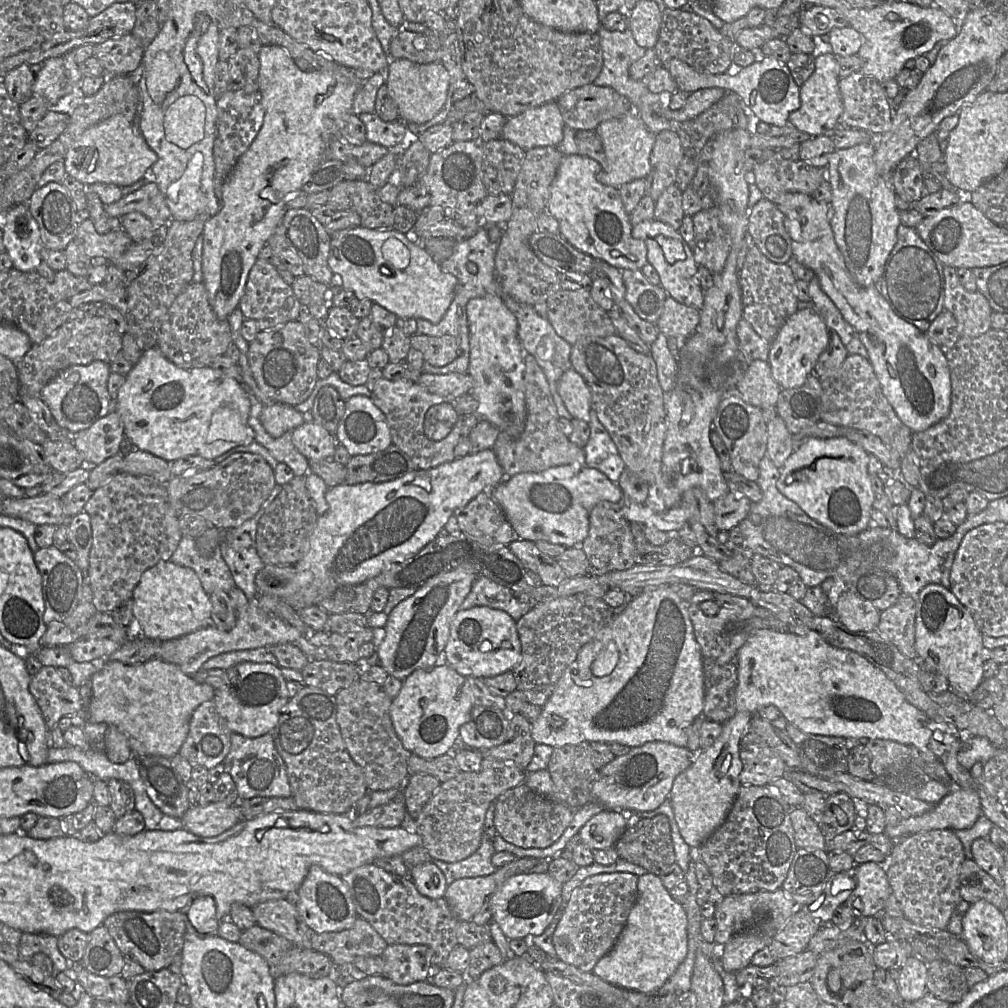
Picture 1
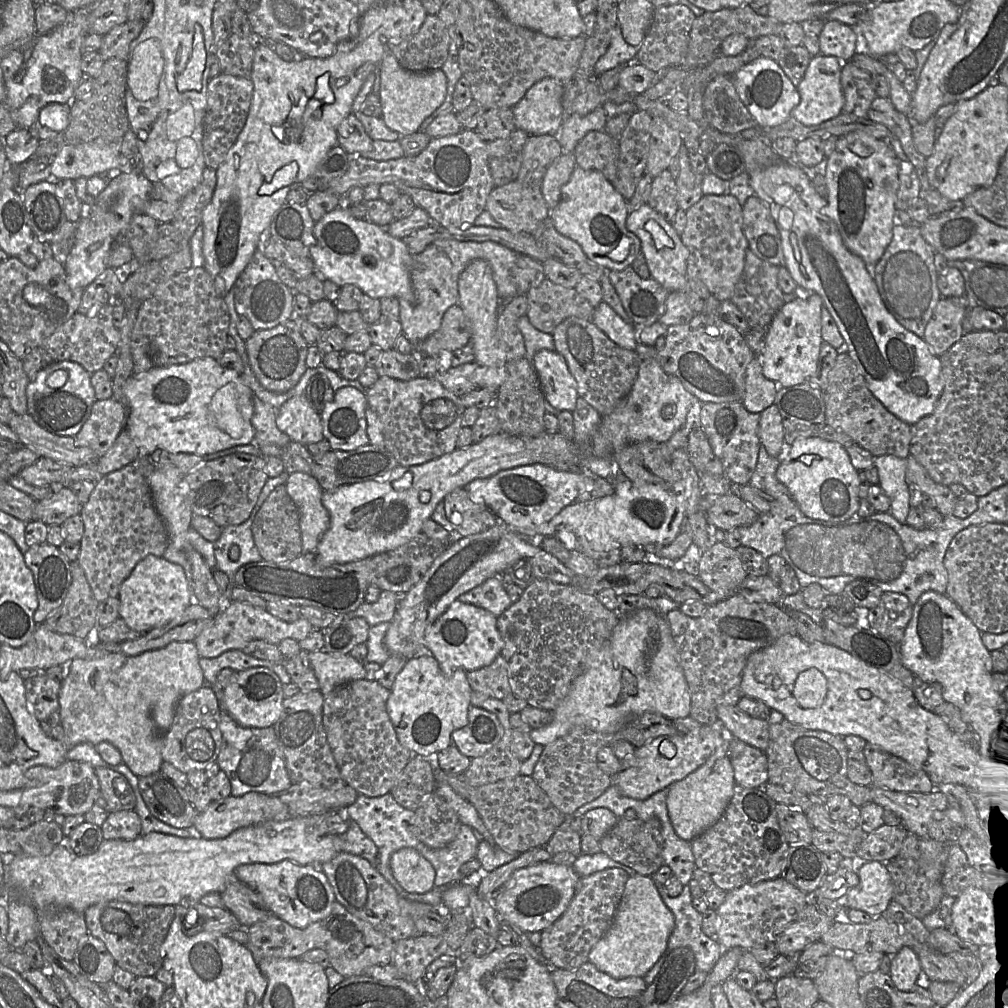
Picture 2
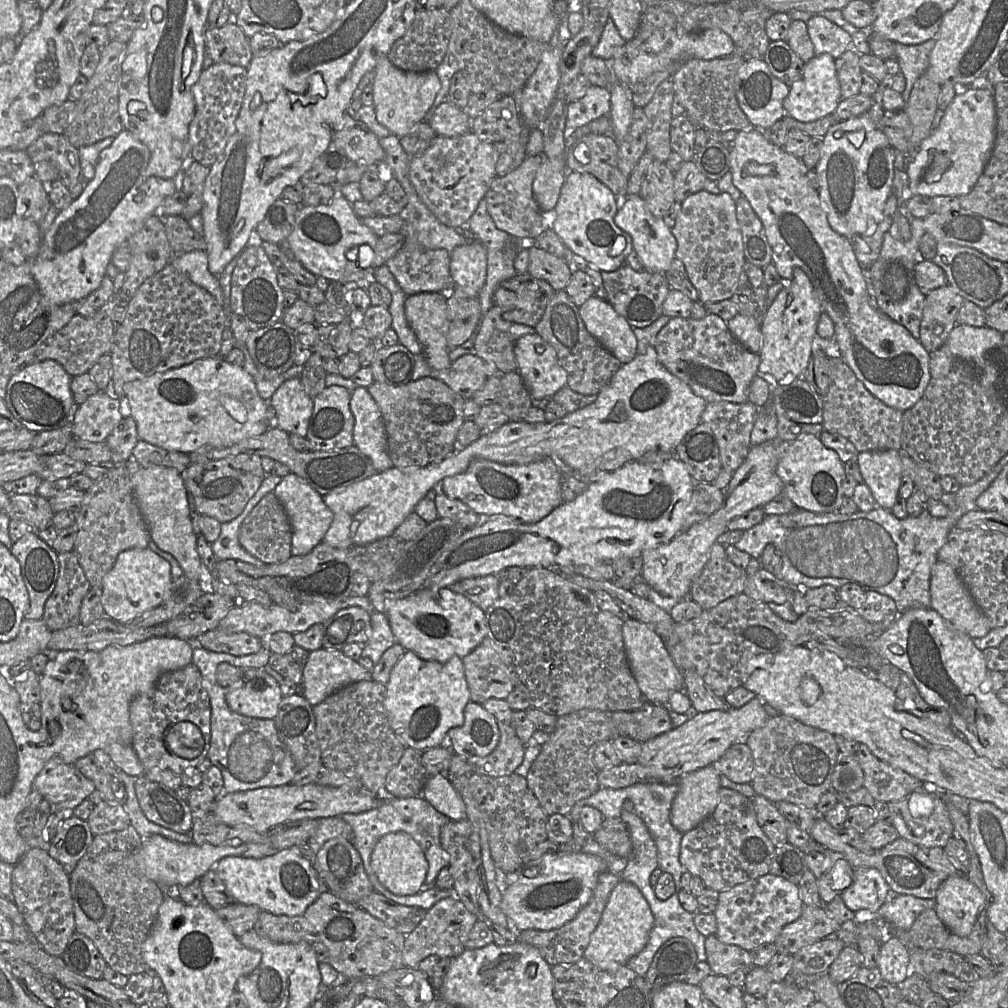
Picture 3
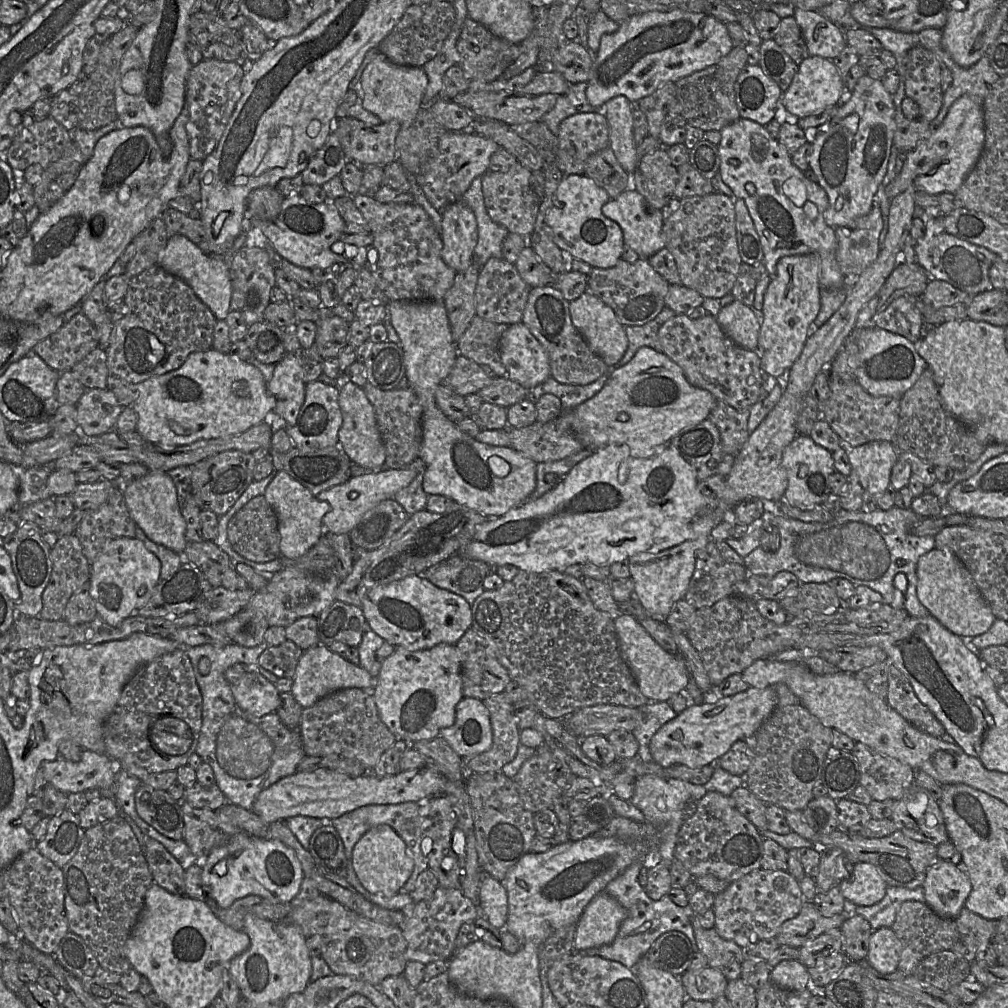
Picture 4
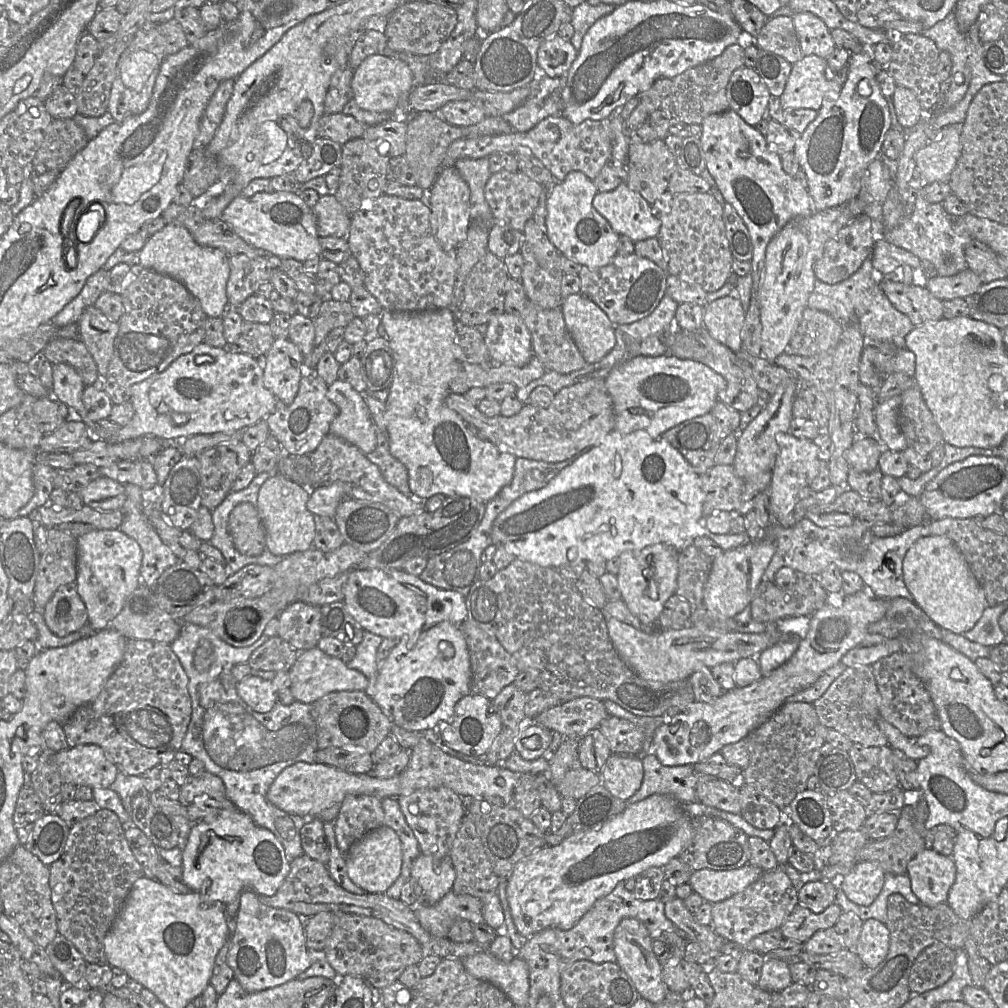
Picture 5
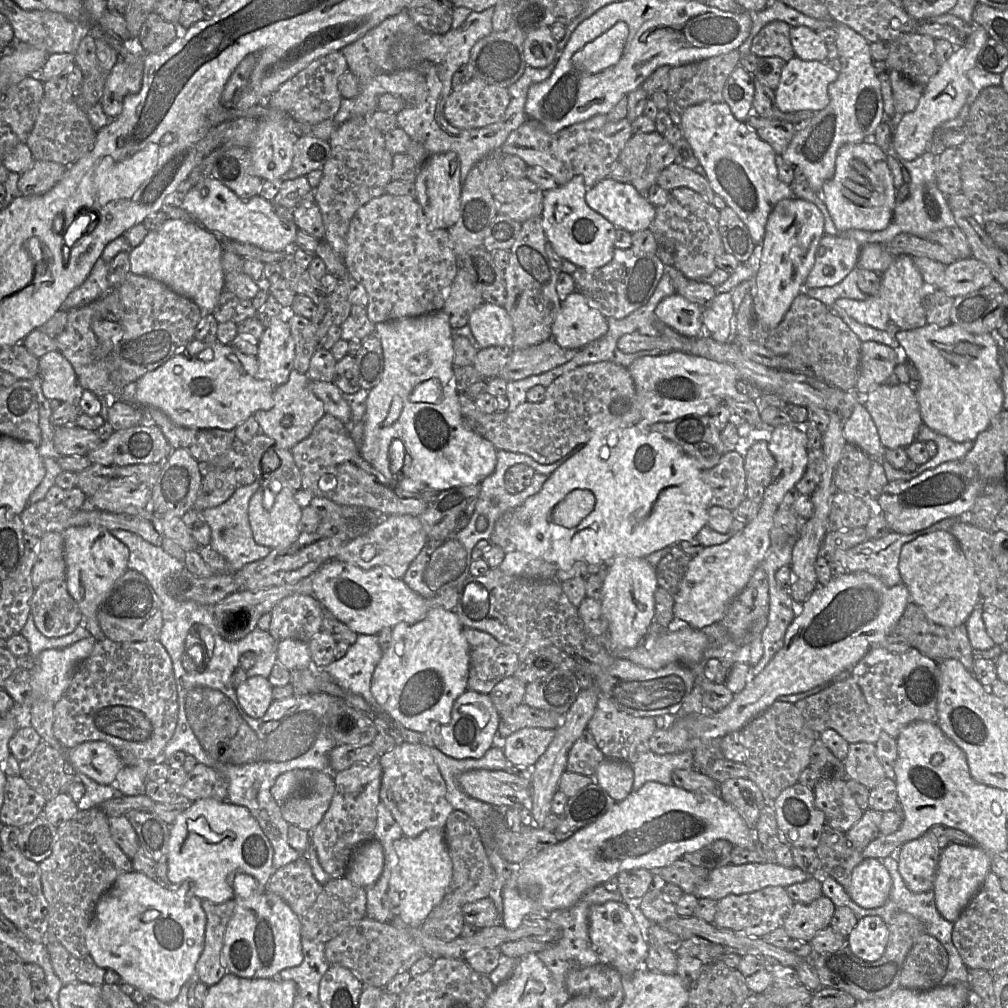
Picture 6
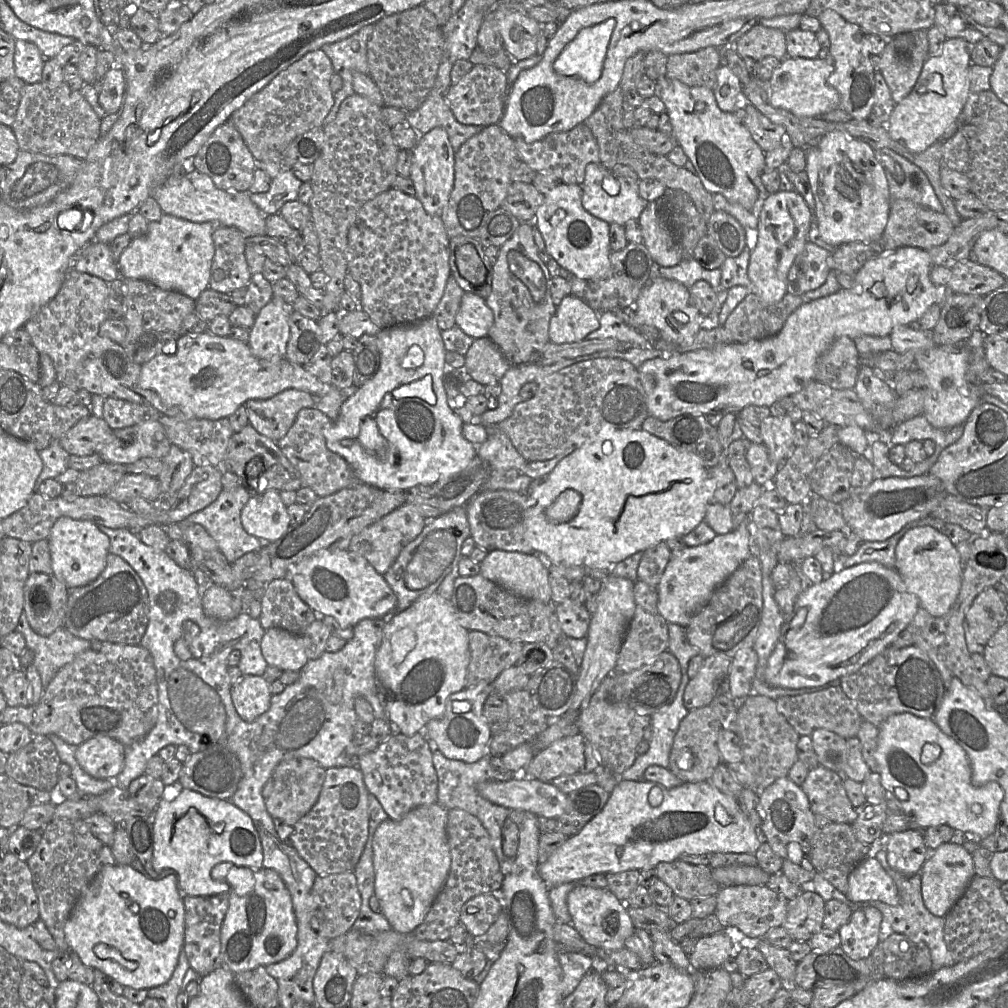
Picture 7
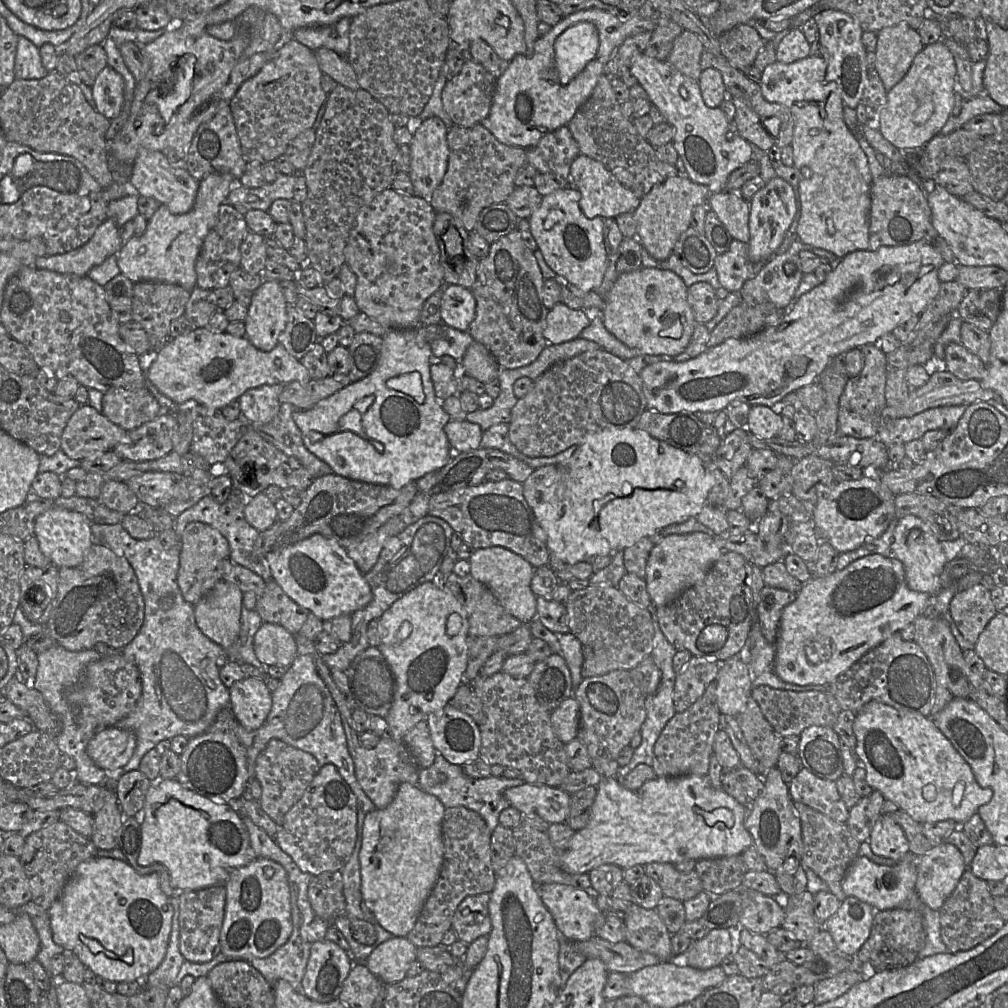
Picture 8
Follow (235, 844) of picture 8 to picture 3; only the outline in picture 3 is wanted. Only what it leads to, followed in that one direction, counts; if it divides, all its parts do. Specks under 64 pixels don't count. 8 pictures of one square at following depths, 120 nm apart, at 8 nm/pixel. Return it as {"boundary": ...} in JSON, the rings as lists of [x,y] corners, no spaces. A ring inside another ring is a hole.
{"boundary":[[[291,848],[261,859],[224,857],[210,870],[220,878],[234,903],[254,905],[274,915],[300,916],[322,893],[313,863]]]}

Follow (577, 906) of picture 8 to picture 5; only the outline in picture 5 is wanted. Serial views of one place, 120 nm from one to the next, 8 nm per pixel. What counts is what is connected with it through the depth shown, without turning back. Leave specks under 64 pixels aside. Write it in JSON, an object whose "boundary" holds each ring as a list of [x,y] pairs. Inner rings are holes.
{"boundary":[[[624,918],[614,931],[613,947],[617,964],[634,983],[640,996],[652,1003],[660,1003],[670,993],[662,980],[662,965],[652,947],[652,938],[646,926],[638,919]]]}

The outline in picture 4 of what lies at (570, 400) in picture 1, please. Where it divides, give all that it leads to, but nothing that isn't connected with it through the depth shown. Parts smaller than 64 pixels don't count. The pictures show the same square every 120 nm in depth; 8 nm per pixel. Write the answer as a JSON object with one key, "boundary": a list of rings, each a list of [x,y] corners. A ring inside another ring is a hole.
{"boundary":[[[523,322],[503,331],[499,352],[507,377],[527,390],[551,377],[546,351]]]}

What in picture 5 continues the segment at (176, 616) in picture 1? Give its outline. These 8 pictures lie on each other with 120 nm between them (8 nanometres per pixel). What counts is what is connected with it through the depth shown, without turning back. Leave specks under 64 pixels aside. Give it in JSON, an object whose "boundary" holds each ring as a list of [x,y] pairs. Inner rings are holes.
{"boundary":[[[120,529],[93,530],[77,538],[77,591],[85,603],[88,624],[94,631],[110,627],[126,599],[141,584],[143,552],[136,540]]]}

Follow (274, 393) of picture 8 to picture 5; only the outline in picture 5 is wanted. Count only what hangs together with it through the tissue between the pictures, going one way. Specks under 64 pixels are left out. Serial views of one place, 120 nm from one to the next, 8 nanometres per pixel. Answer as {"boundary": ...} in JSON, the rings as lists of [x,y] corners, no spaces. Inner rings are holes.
{"boundary":[[[306,370],[301,378],[298,393],[290,405],[276,399],[275,411],[265,418],[270,435],[278,439],[285,453],[311,454],[330,432],[330,426],[339,413],[338,407],[327,396],[328,385],[314,370]]]}

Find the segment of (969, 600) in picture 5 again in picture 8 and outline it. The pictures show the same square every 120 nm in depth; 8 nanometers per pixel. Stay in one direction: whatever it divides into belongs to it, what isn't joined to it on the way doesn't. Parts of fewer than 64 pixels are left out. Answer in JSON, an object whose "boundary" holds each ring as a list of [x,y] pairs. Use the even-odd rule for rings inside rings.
{"boundary":[[[913,515],[900,518],[897,522],[891,544],[891,553],[904,566],[906,582],[911,590],[936,595],[942,588],[942,574],[947,563],[941,541],[932,529]]]}

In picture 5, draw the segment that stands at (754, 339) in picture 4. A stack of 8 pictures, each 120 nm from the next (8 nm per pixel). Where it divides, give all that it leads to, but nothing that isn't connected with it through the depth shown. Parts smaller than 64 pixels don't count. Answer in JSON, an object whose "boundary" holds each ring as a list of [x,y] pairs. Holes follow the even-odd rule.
{"boundary":[[[734,287],[730,295],[718,298],[705,306],[703,327],[715,340],[738,352],[742,349],[741,329],[745,314]]]}

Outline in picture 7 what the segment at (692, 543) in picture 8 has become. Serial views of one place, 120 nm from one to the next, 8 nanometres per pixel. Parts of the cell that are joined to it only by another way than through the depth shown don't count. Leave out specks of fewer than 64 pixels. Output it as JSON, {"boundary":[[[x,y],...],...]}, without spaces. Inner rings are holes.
{"boundary":[[[748,518],[748,526],[745,529],[738,529],[737,531],[731,531],[724,535],[717,535],[713,540],[706,544],[701,544],[693,547],[685,547],[679,550],[671,550],[671,558],[669,563],[667,564],[661,580],[656,587],[658,593],[658,614],[661,615],[668,623],[675,623],[682,627],[687,627],[690,623],[693,615],[701,609],[707,602],[710,600],[713,592],[725,582],[725,580],[747,559],[752,555],[752,547],[753,547],[753,539],[751,538],[751,534],[749,531],[749,518]]]}

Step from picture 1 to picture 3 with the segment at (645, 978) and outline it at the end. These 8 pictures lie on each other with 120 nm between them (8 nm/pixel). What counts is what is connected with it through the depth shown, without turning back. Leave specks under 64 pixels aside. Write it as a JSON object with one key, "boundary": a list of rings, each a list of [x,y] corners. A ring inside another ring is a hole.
{"boundary":[[[621,880],[609,896],[584,957],[601,970],[615,972],[644,949],[653,924],[654,916],[639,888],[631,882]]]}

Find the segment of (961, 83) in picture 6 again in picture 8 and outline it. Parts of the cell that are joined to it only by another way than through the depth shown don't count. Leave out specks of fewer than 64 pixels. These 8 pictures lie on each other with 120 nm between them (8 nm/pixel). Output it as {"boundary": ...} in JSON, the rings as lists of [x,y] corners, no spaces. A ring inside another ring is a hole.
{"boundary":[[[942,42],[924,46],[903,77],[887,92],[887,101],[881,108],[878,118],[878,131],[898,149],[922,149],[933,137],[941,133],[951,116],[954,105],[954,93],[957,89],[957,75],[954,57]]]}

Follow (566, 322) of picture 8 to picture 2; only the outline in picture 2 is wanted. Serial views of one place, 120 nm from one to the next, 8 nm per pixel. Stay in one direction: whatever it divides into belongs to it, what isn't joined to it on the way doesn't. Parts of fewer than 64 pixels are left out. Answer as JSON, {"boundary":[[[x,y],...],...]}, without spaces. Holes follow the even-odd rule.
{"boundary":[[[602,301],[594,308],[591,322],[621,348],[636,350],[636,327],[632,323],[626,323],[606,302]]]}

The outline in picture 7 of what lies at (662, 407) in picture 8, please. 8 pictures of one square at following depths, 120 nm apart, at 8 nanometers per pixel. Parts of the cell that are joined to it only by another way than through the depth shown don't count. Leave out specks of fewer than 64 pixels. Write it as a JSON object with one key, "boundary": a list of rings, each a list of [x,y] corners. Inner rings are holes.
{"boundary":[[[900,247],[894,251],[868,261],[854,274],[854,281],[850,288],[841,288],[834,294],[822,297],[813,301],[803,303],[795,310],[786,320],[783,328],[774,336],[751,341],[747,343],[730,343],[720,344],[712,349],[701,349],[696,351],[684,352],[681,354],[673,354],[672,357],[664,359],[655,357],[645,361],[637,368],[639,379],[646,394],[646,403],[648,414],[661,421],[667,421],[678,415],[709,415],[712,413],[737,413],[747,406],[759,406],[771,408],[777,401],[785,396],[792,396],[805,388],[811,381],[815,380],[815,365],[818,357],[835,341],[837,338],[847,336],[854,340],[857,337],[870,335],[884,337],[890,335],[892,329],[898,325],[909,325],[920,318],[931,305],[937,303],[937,287],[930,279],[930,271],[933,267],[933,262],[928,253],[917,247]]]}

